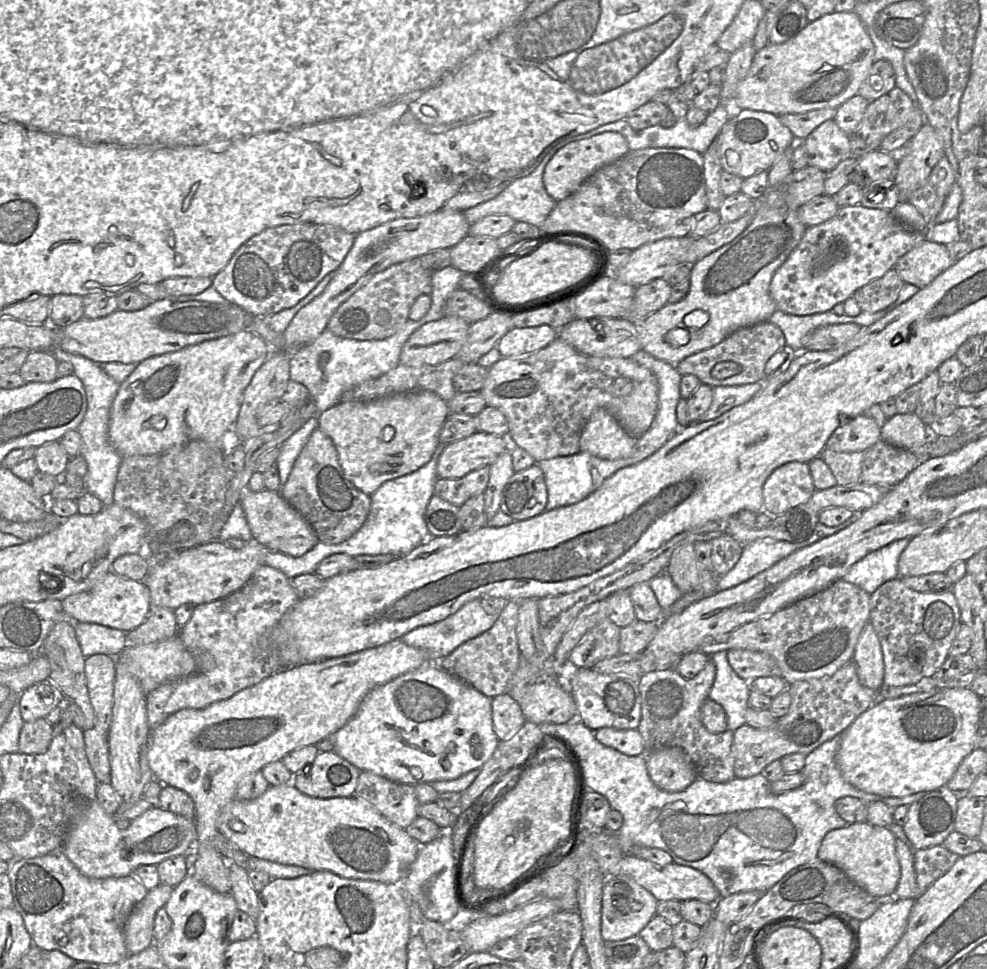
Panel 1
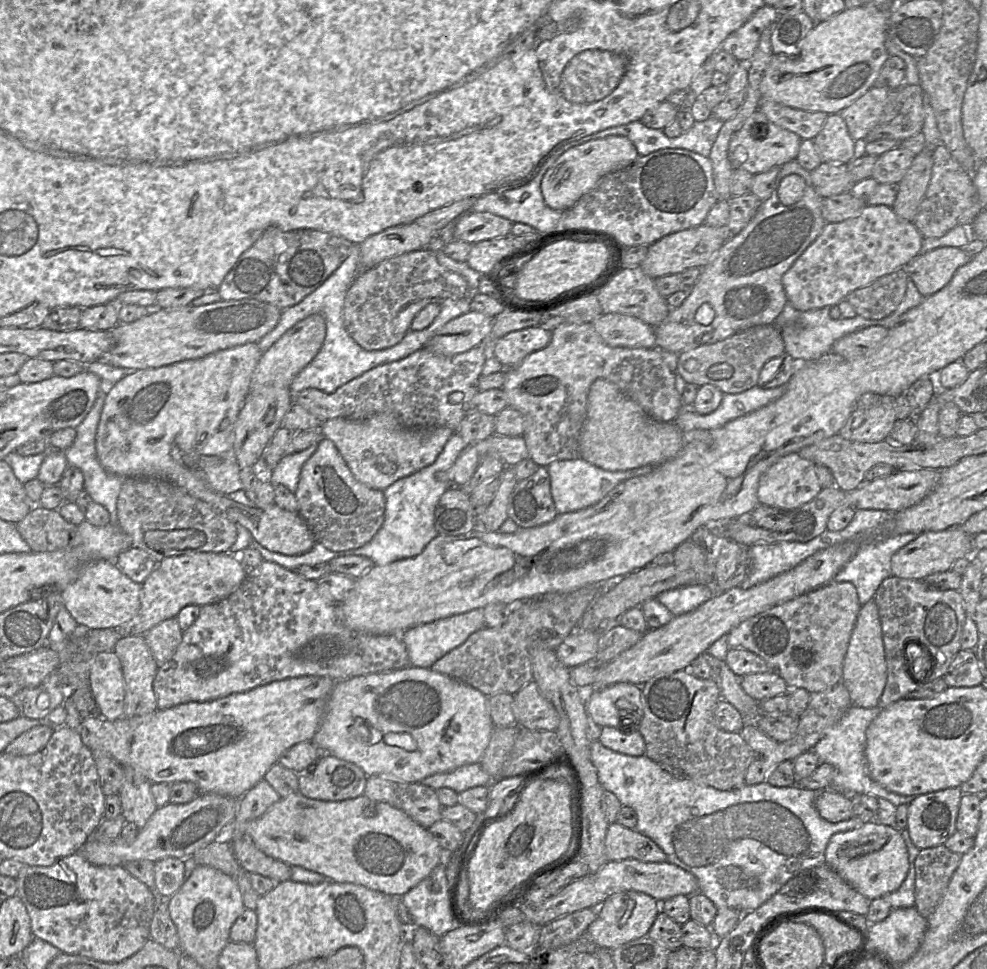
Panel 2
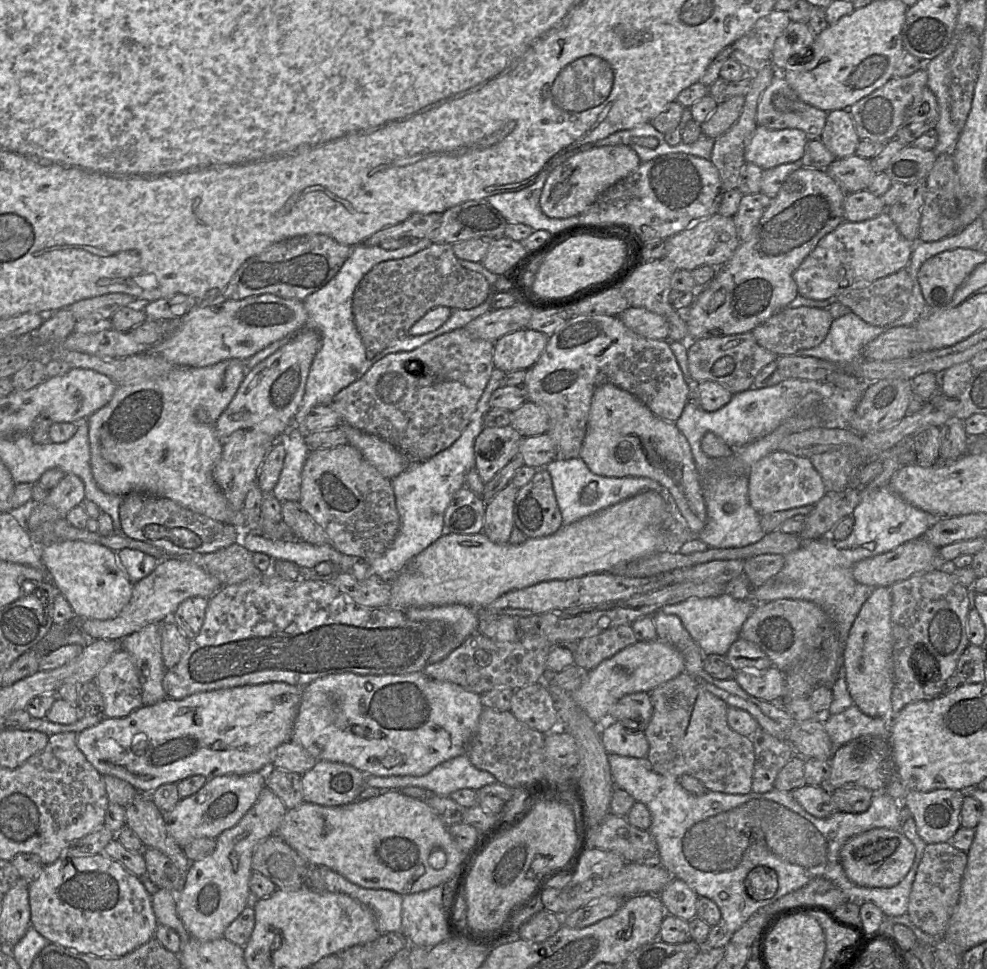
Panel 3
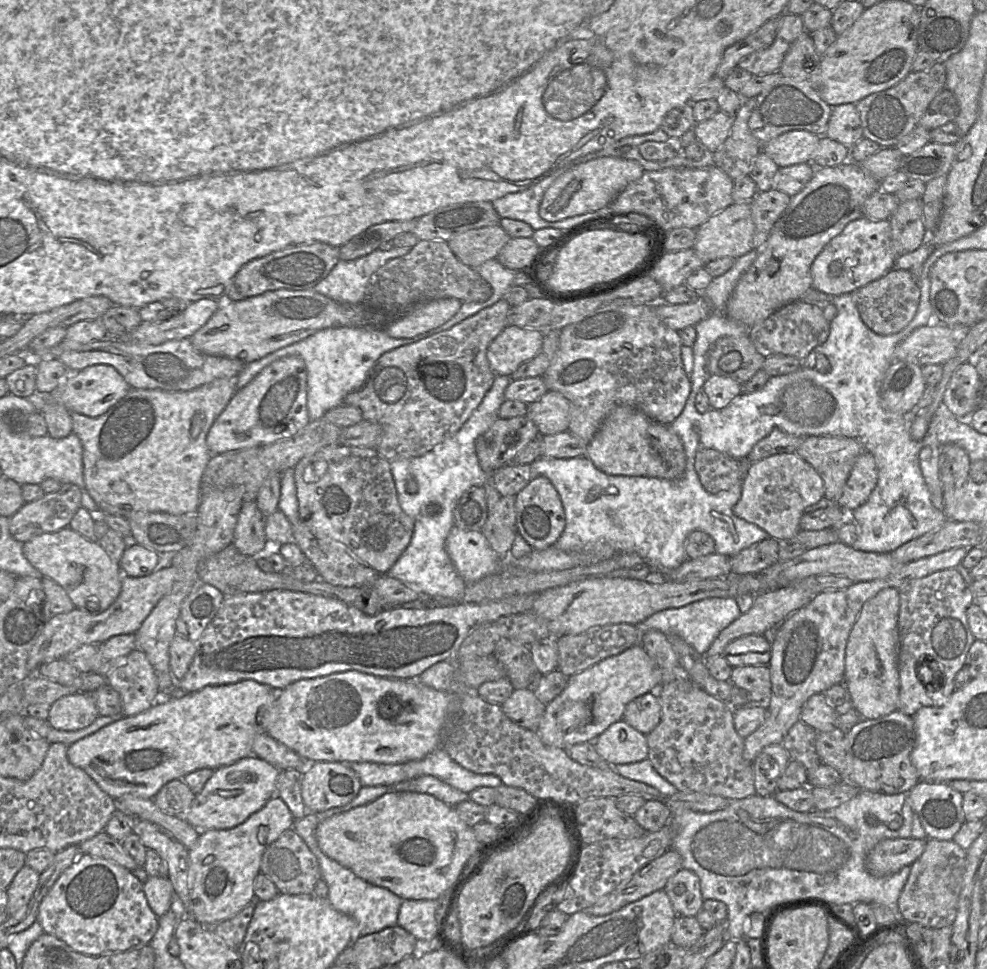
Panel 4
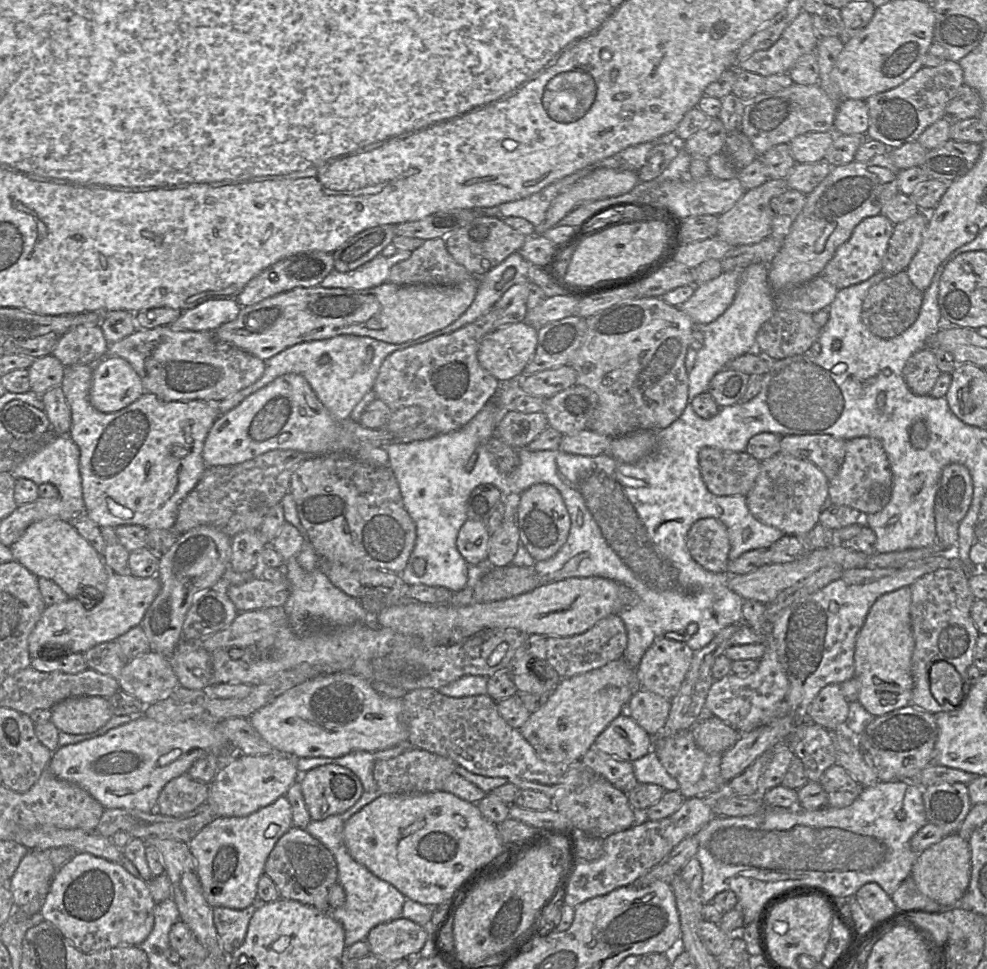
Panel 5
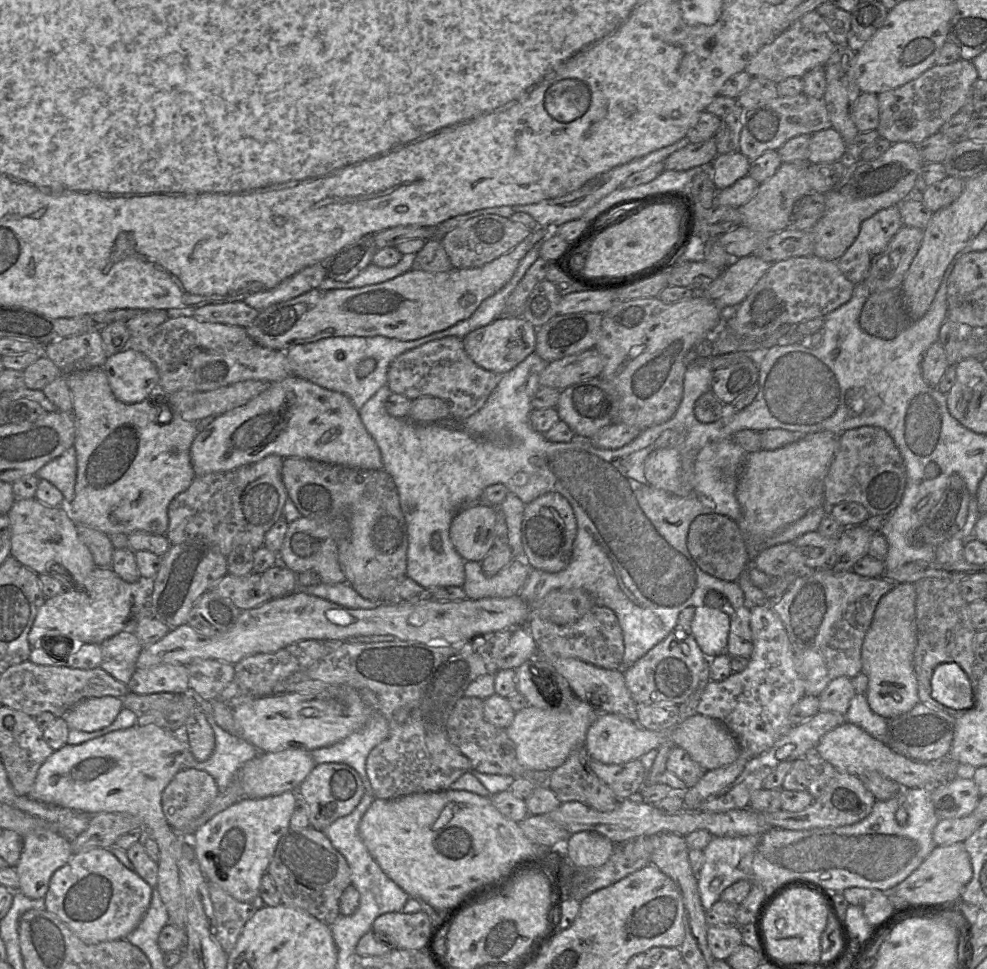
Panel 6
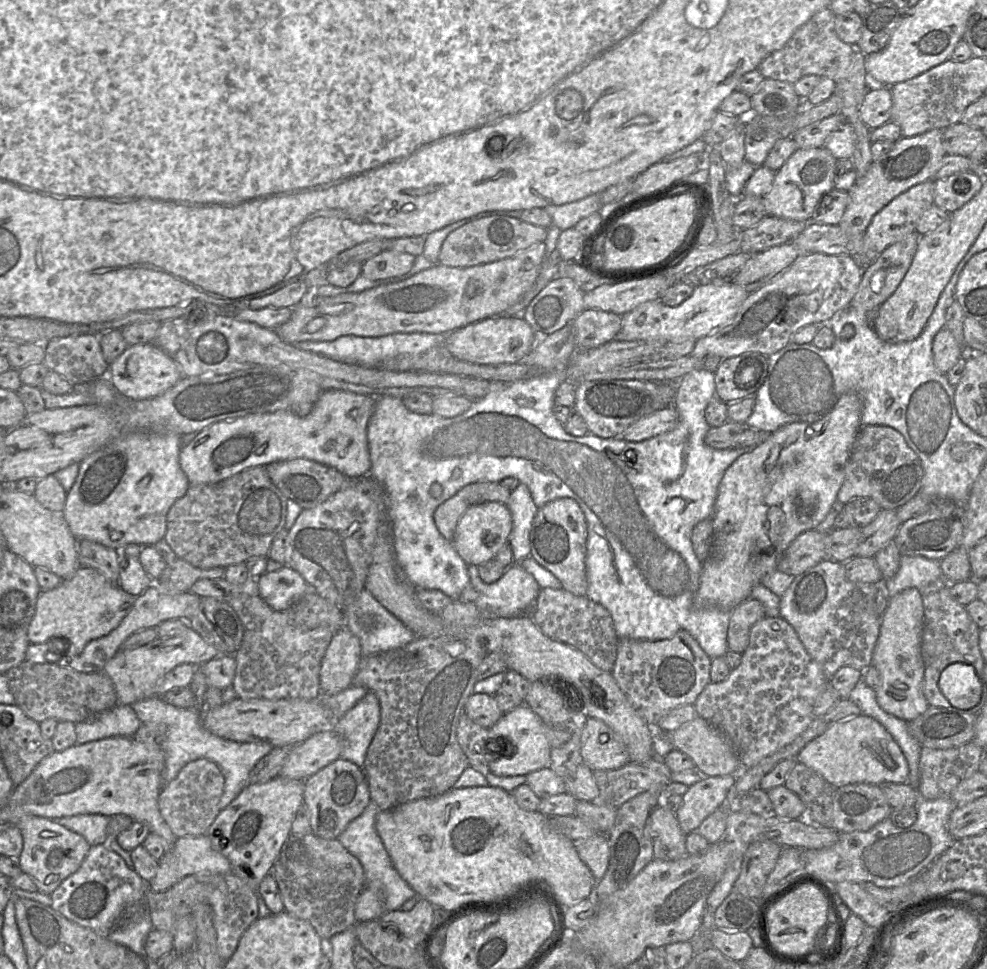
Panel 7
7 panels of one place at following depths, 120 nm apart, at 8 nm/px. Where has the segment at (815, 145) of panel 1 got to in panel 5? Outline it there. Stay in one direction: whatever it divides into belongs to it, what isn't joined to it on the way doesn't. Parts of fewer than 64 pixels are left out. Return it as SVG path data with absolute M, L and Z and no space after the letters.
M842 99L837 105L833 132L842 135L865 136L869 113L865 100Z

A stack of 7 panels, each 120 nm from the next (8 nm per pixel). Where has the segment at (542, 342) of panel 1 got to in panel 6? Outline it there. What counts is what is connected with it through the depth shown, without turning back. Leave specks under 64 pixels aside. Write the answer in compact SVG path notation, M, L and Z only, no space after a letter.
M502 316L467 334L462 340L466 353L479 367L503 375L535 352L537 328L522 317Z

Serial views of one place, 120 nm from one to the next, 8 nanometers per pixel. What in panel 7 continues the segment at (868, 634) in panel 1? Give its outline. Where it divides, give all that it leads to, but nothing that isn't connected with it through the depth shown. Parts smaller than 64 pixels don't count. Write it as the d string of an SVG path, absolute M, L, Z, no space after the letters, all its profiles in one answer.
M907 588L888 600L880 621L879 637L873 650L871 665L881 675L881 685L875 690L879 706L887 713L910 722L929 707L923 693L924 662L921 639L924 606L921 592Z

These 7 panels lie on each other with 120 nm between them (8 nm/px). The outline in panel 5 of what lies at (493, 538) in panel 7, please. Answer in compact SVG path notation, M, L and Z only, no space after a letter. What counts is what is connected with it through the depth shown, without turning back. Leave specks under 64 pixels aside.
M467 519L459 529L456 546L470 566L479 565L487 560L489 538L484 522Z

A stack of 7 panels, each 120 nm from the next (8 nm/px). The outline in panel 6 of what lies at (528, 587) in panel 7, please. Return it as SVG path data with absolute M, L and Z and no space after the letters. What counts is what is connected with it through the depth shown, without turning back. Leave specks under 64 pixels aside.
M515 559L492 577L484 574L480 562L465 561L464 567L463 588L467 598L471 600L508 598L518 595L532 570L531 567Z

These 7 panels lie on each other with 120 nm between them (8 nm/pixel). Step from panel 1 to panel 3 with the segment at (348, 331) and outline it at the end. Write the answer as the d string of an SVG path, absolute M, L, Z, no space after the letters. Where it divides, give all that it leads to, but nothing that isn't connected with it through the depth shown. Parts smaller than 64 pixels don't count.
M433 243L409 257L375 265L355 288L352 313L370 359L407 336L414 323L430 309L437 306L471 309L485 302L488 294L486 278L479 272L463 267L453 252L452 244Z

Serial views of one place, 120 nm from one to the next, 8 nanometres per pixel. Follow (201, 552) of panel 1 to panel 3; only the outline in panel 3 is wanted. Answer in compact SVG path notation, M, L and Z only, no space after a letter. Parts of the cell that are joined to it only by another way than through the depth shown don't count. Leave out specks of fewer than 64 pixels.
M180 558L158 560L155 569L147 577L133 584L132 597L117 617L108 620L75 617L72 624L93 641L121 641L149 624L171 621L171 616L184 600L191 597L209 599L220 588L220 583L215 577L188 561Z

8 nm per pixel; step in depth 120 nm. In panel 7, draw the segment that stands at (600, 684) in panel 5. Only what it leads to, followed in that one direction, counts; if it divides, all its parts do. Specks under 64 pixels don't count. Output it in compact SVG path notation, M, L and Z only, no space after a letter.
M522 704L505 713L500 720L489 729L489 738L501 739L489 741L487 750L501 751L497 759L489 764L489 772L500 777L528 775L536 770L550 767L551 750L562 746L570 739L567 730L546 725L542 719L526 704Z

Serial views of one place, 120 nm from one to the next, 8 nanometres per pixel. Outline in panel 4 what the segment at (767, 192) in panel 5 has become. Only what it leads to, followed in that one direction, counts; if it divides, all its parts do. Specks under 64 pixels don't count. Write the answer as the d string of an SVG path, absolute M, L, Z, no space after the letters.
M731 204L724 210L713 215L696 230L696 240L693 249L704 264L722 257L737 259L753 250L755 225L751 215L751 204Z

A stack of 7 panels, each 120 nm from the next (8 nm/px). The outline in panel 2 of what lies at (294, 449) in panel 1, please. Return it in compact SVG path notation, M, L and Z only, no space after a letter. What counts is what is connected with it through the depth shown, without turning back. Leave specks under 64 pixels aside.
M318 443L299 452L283 456L265 477L273 486L282 484L294 494L297 489L302 467L315 452L317 445Z

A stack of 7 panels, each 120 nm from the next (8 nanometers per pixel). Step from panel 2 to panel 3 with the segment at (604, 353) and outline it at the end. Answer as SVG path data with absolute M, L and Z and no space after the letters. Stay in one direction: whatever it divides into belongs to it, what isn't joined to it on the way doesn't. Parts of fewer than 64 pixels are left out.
M586 314L569 319L549 336L547 345L536 363L527 369L524 387L527 401L541 406L548 414L547 435L557 447L557 459L578 457L586 434L591 400L599 385L612 383L633 394L657 417L673 422L680 417L688 402L690 388L683 377L669 340L643 337L628 327L619 315Z

